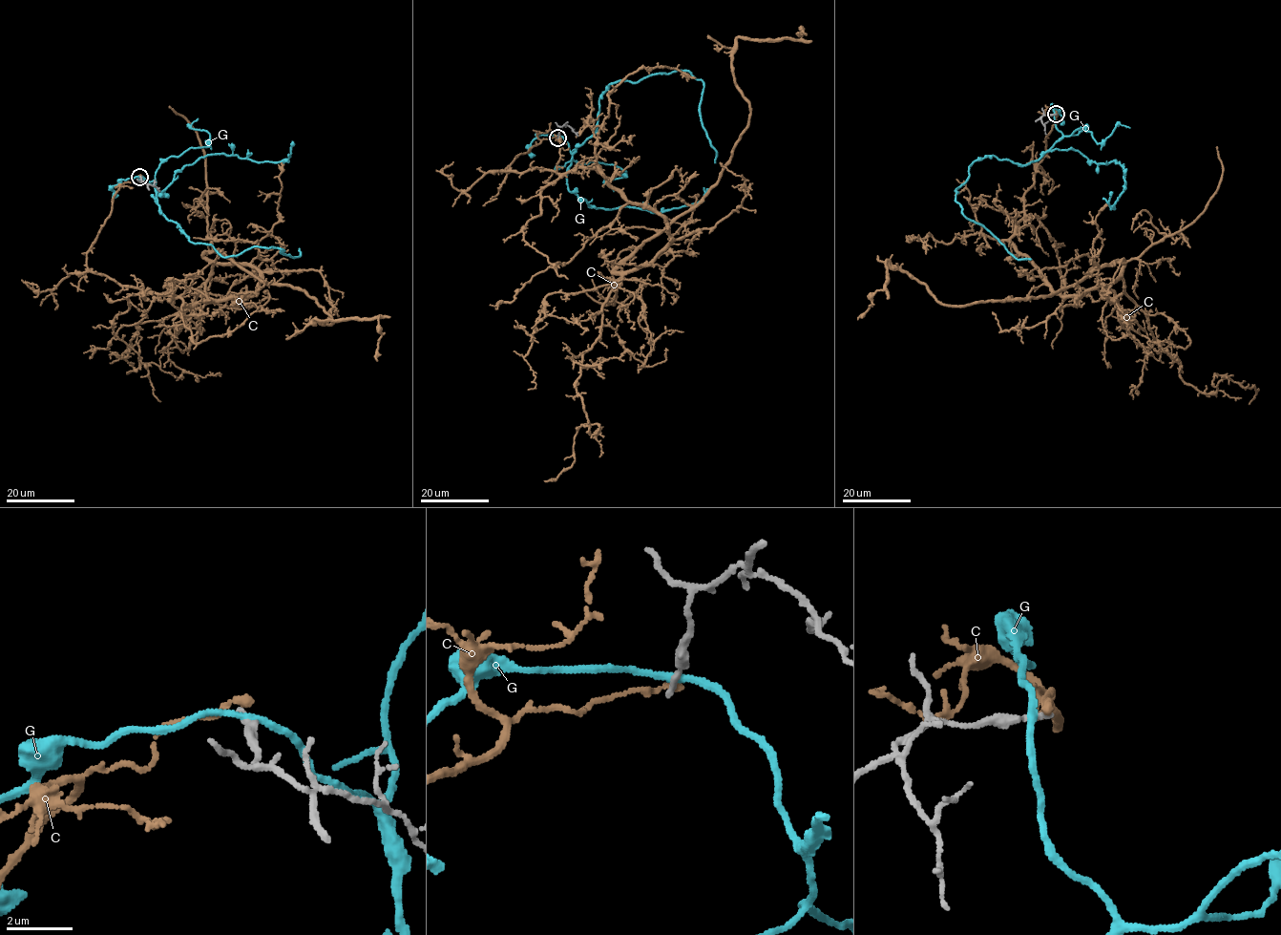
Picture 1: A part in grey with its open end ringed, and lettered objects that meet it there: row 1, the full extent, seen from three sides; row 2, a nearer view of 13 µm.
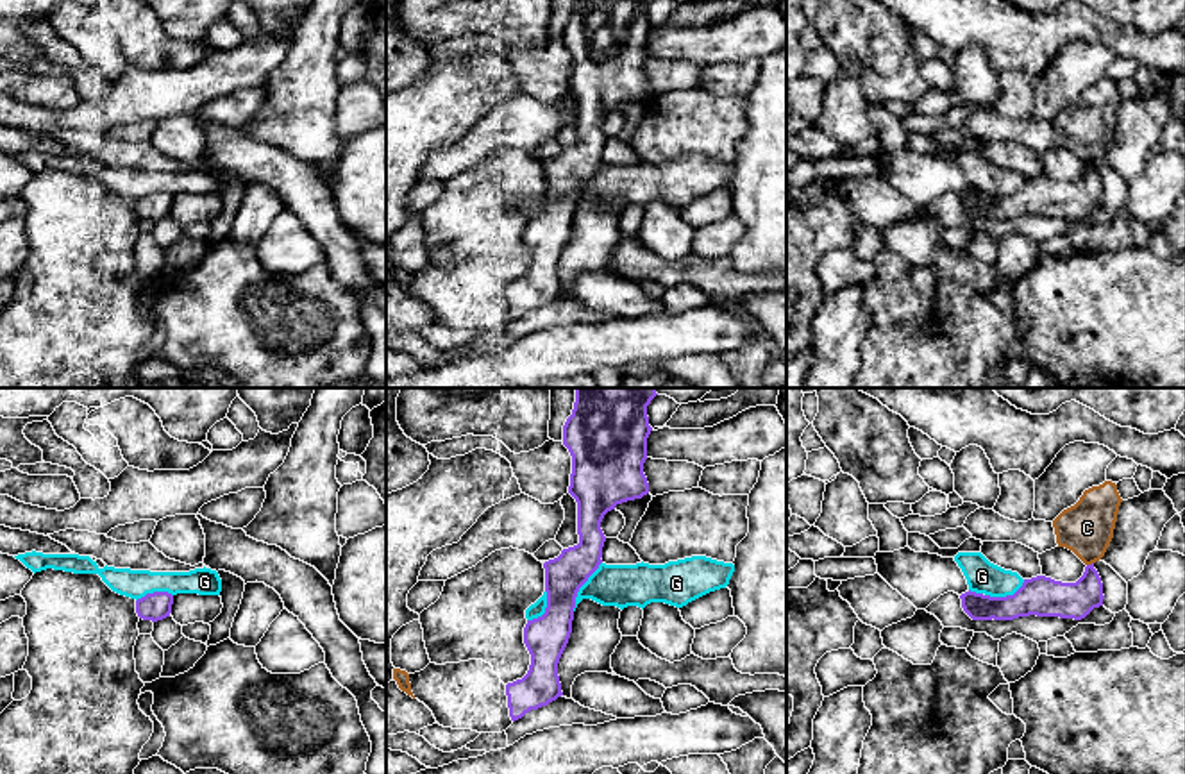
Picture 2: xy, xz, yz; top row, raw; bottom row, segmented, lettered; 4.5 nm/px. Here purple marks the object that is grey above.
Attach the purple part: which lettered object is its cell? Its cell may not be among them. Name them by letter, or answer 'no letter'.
no letter

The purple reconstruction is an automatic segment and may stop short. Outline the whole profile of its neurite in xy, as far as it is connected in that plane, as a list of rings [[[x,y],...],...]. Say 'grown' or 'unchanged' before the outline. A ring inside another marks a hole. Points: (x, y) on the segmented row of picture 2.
unchanged; [[[154,592],[136,601],[136,613],[143,620],[163,620],[170,617],[173,595],[168,592]]]

